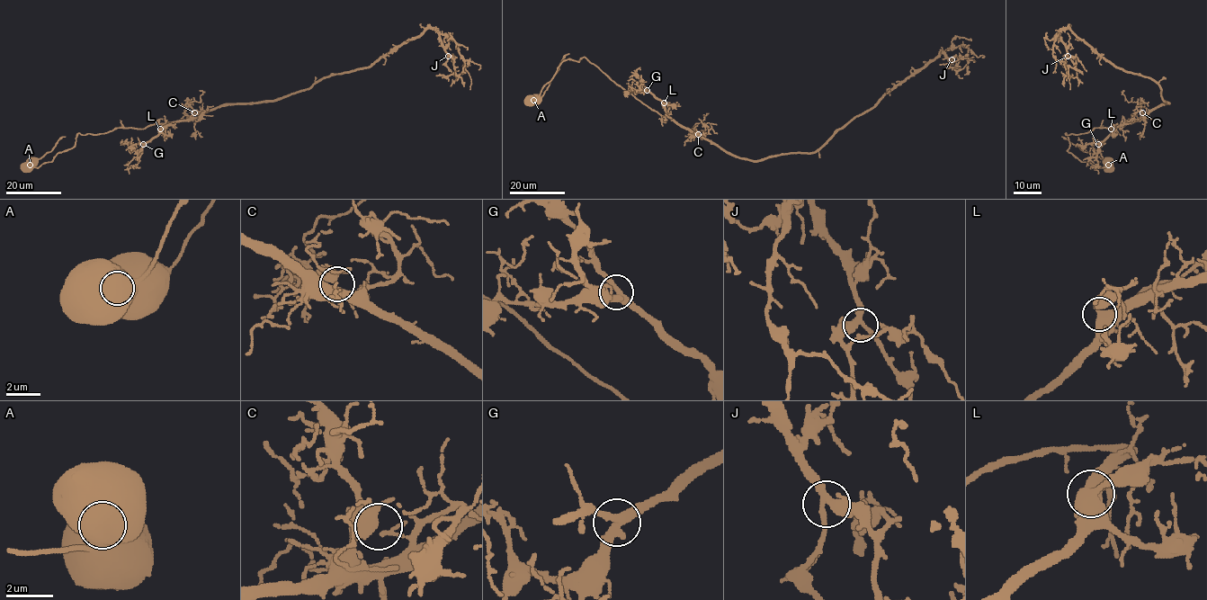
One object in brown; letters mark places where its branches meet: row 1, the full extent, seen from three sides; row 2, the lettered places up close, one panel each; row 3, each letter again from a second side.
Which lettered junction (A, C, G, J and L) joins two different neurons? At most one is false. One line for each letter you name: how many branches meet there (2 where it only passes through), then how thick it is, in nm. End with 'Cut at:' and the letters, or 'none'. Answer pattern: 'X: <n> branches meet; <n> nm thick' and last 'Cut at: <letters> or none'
A: 1 branches meet; 1350 nm thick
Cut at: A

